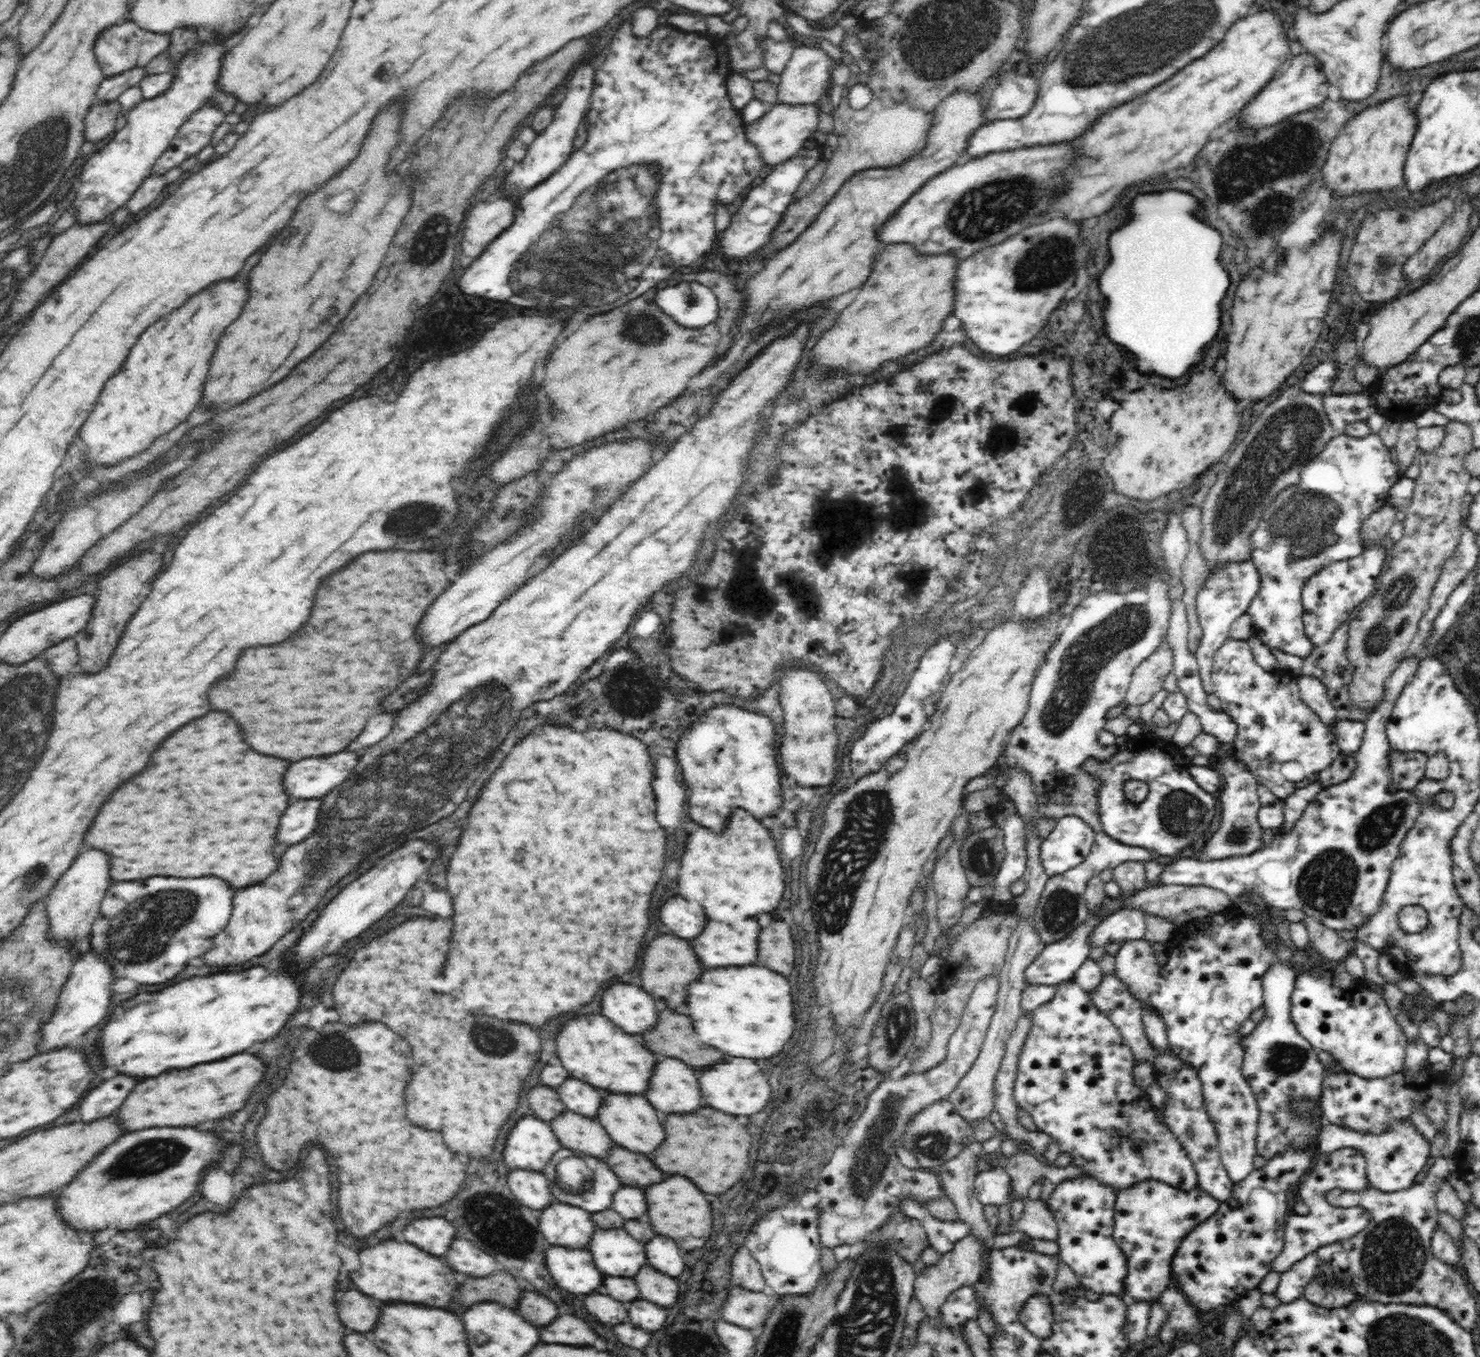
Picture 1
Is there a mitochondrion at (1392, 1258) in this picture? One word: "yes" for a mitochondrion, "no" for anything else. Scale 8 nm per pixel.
yes

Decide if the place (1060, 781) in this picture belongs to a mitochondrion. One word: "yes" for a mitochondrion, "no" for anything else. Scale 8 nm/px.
no

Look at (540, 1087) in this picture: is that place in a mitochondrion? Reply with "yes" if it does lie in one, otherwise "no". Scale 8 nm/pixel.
no

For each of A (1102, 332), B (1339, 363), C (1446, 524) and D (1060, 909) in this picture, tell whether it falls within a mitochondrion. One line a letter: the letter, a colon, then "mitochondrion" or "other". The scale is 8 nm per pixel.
A: other
B: other
C: other
D: mitochondrion

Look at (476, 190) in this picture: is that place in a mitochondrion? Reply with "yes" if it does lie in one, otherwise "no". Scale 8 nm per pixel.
no

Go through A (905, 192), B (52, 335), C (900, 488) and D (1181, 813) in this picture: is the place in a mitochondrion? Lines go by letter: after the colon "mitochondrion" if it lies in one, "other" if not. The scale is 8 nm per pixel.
A: other
B: other
C: other
D: mitochondrion

